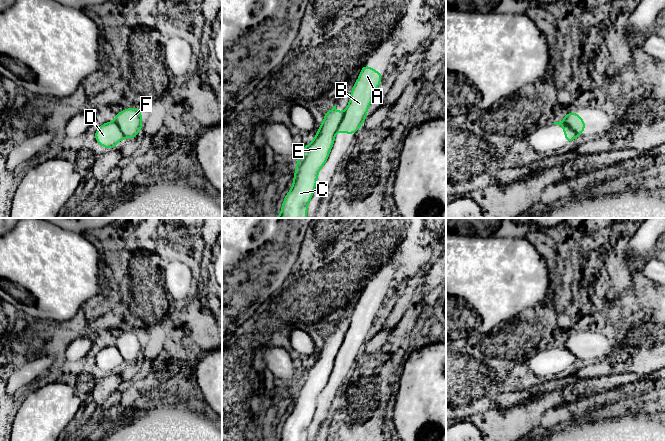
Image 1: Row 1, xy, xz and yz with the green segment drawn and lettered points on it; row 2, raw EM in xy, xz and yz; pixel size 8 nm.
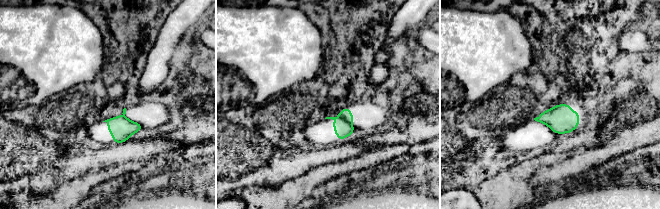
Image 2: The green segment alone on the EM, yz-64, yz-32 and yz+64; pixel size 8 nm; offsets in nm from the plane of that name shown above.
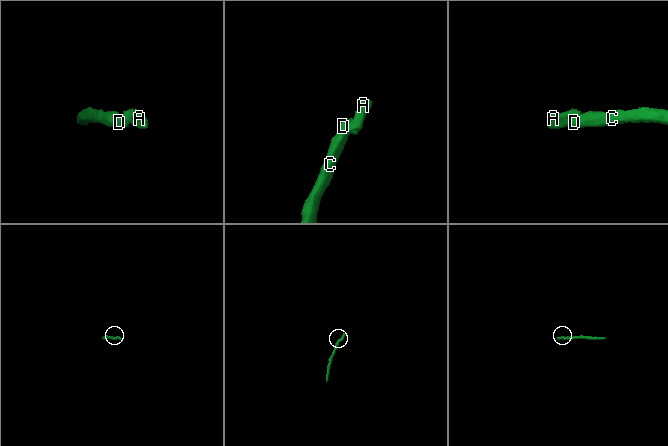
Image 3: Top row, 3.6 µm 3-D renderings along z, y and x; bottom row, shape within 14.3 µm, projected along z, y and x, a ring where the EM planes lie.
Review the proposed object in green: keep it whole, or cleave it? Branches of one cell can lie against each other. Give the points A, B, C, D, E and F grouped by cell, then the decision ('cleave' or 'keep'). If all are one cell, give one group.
A B F / C D E | cleave

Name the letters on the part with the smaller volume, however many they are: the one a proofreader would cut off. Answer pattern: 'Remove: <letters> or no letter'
Remove: A, B, F

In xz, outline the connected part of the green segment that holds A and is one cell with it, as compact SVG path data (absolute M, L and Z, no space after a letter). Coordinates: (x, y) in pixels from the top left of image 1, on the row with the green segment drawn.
M368 65L362 67L351 91L350 101L339 127L340 133L356 134L367 119L367 109L381 80L382 74L379 71L371 69Z

